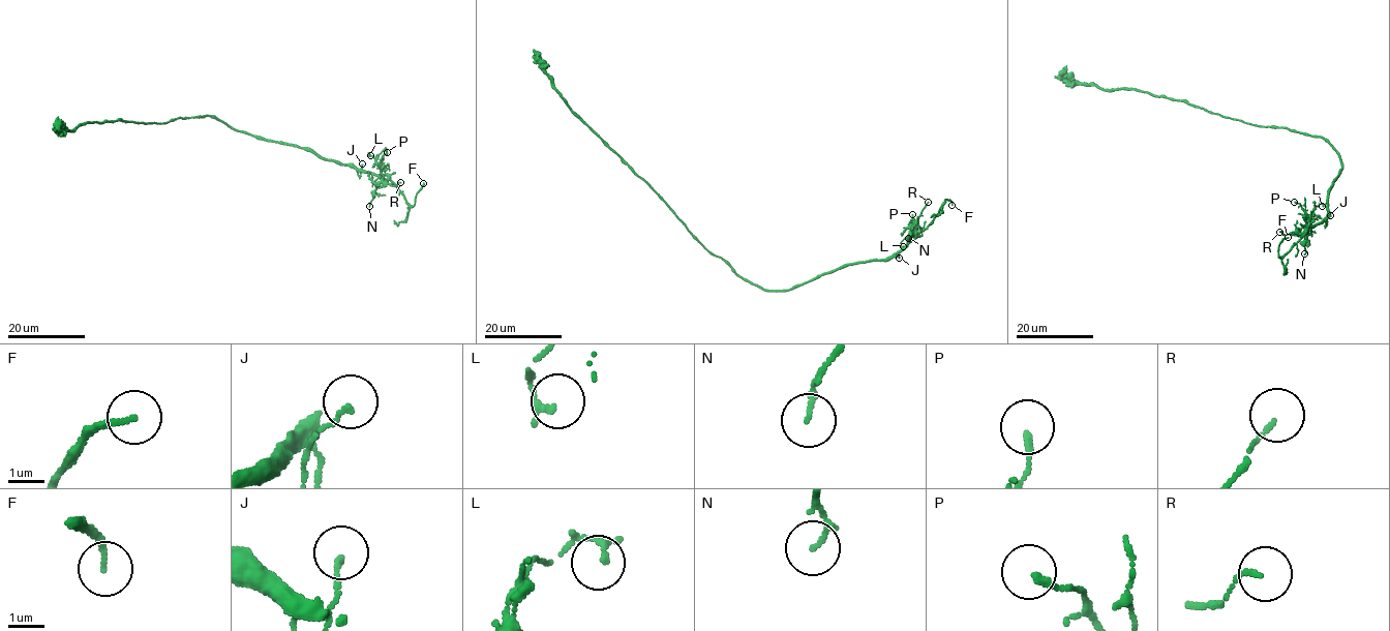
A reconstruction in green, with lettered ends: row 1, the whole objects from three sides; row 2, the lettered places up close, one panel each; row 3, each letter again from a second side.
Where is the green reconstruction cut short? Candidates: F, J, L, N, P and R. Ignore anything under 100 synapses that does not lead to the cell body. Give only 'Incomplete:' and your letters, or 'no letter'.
Incomplete: F

